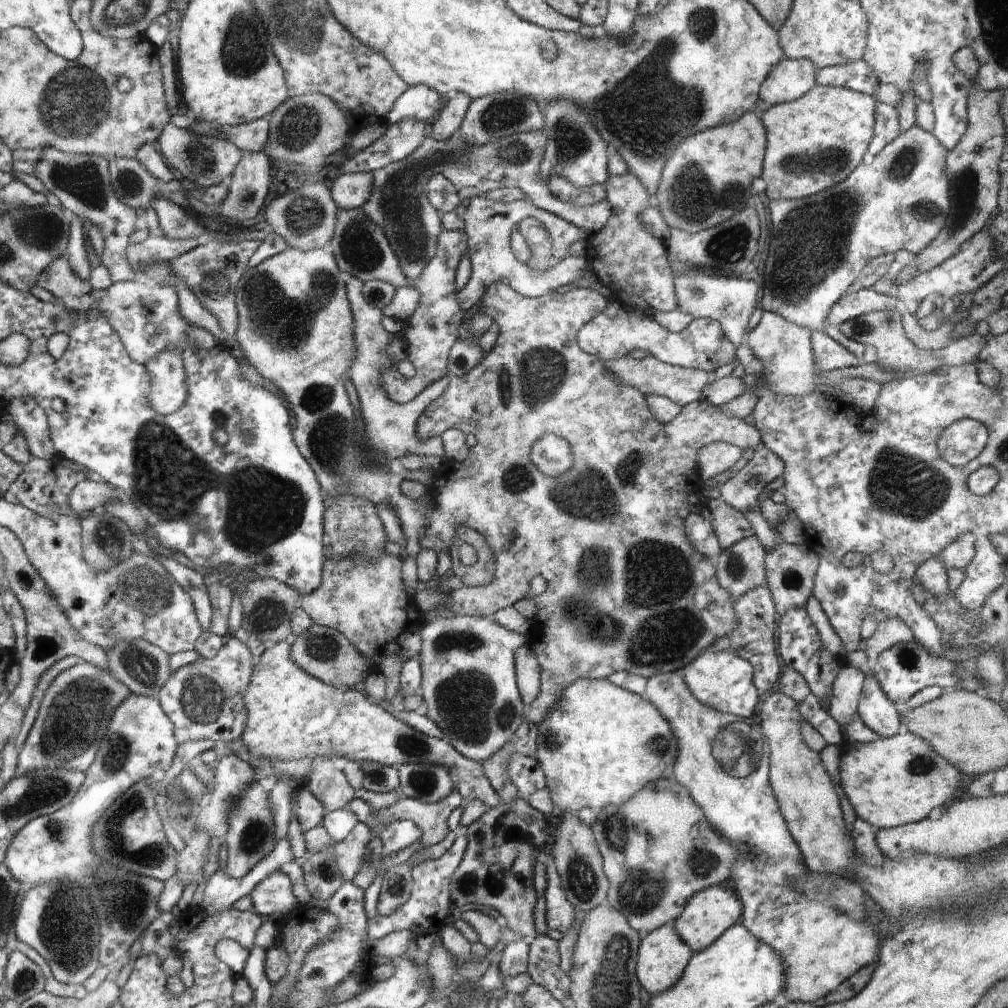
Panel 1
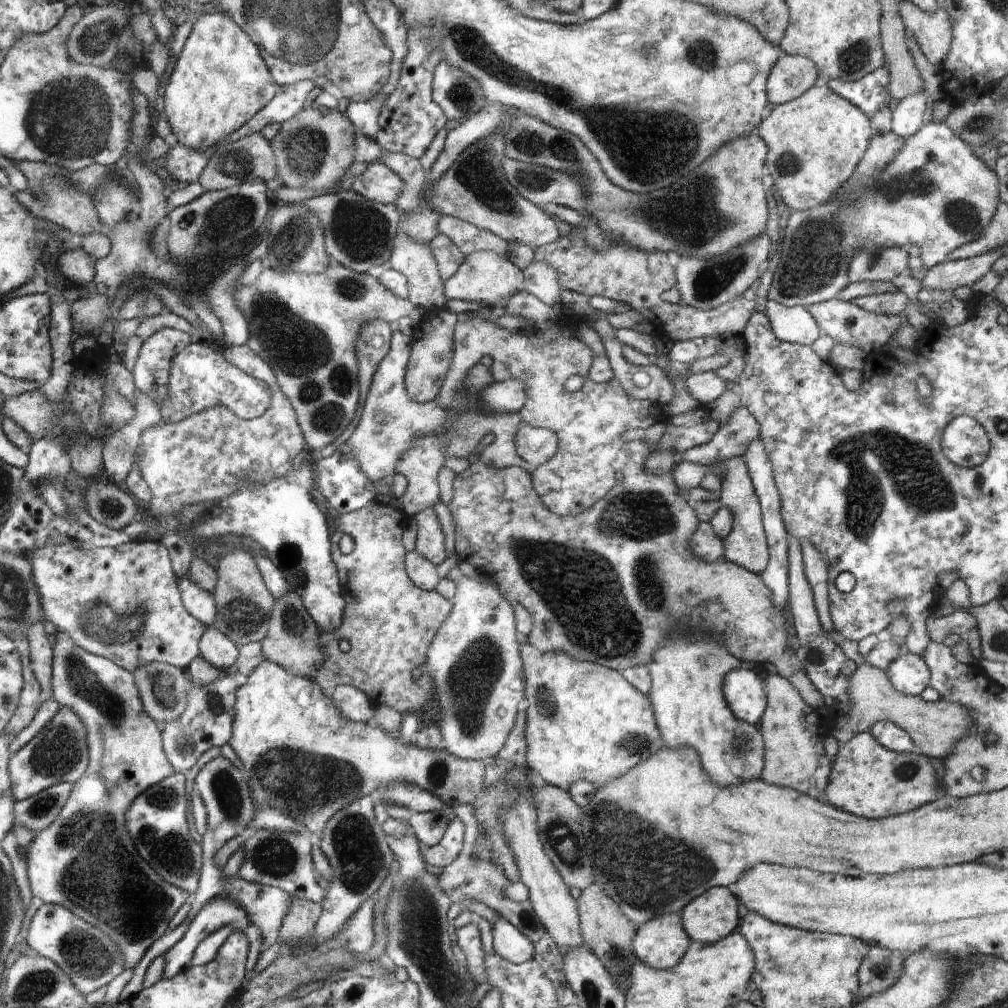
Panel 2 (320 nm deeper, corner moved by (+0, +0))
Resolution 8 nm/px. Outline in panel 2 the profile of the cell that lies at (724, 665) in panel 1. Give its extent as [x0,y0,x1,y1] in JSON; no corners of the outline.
[722,668,769,725]

